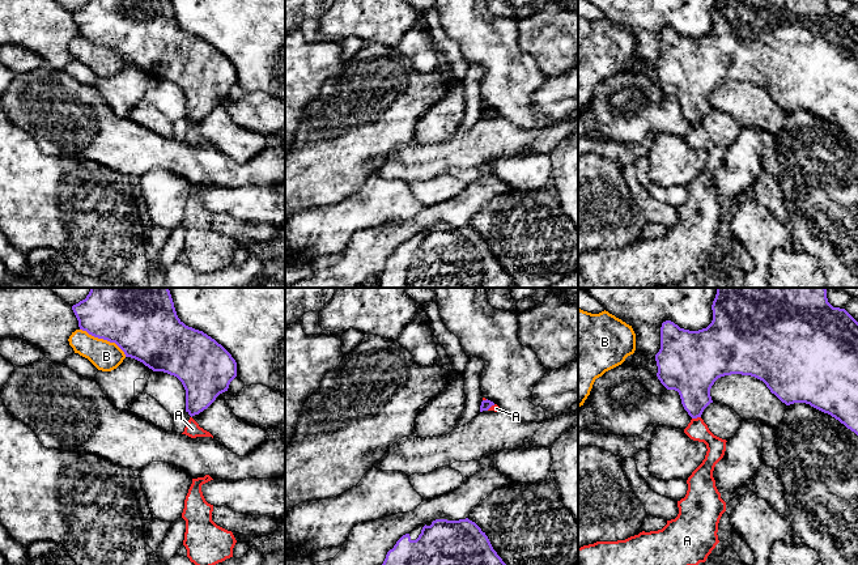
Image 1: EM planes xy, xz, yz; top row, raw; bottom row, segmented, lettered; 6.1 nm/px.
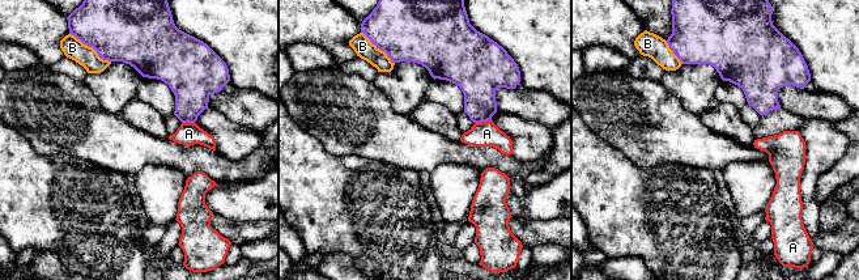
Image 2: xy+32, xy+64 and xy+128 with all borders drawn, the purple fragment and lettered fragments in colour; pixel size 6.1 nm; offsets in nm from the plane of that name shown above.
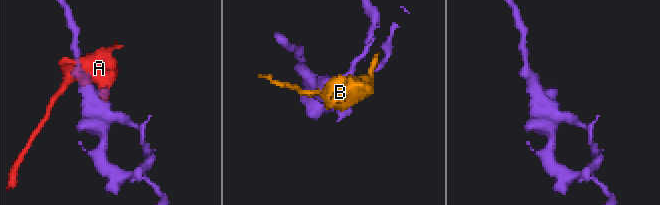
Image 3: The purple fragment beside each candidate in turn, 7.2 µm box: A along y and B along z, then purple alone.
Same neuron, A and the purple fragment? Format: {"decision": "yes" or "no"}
{"decision": "no"}

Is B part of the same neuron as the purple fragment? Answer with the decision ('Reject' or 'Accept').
Reject

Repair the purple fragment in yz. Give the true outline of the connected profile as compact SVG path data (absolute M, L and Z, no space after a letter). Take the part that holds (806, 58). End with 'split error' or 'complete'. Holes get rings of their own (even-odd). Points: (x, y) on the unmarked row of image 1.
M717 0L712 17L712 30L698 38L663 29L661 56L655 61L658 86L667 97L679 99L692 126L701 124L713 110L710 95L718 85L742 81L763 88L786 112L810 111L858 143L858 29L845 16L833 14L827 0Z; complete

